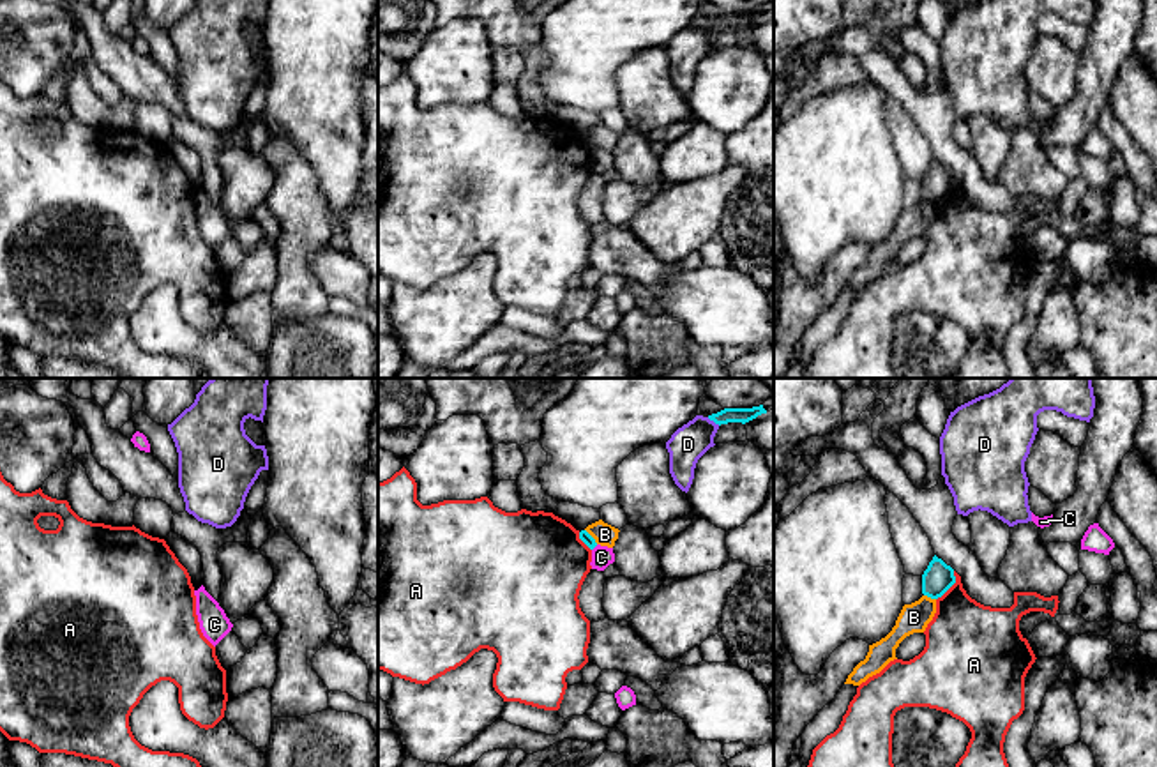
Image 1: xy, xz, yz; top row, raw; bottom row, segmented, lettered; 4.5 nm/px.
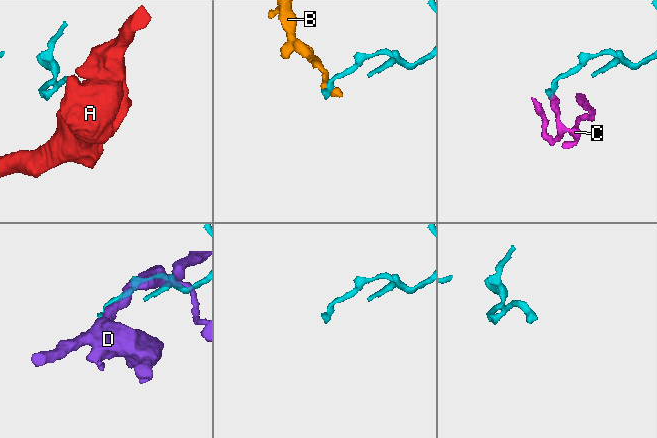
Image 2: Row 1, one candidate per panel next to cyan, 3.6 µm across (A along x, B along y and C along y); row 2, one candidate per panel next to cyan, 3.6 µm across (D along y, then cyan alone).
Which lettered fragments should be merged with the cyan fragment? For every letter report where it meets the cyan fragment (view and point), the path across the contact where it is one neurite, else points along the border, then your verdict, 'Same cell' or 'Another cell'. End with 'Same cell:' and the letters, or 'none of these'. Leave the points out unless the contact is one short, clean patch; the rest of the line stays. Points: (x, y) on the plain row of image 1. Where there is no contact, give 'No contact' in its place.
A: Touches cyan at yz (951, 189). Another cell
B: Touches cyan at xz (590, 140). Another cell
C: Touches cyan at xz (594, 151). Boundary: xz (597, 149), (592, 154). Another cell
D: Touches cyan at xz (714, 25). Another cell
Same cell: none of these

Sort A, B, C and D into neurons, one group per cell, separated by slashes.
A / B / C / D

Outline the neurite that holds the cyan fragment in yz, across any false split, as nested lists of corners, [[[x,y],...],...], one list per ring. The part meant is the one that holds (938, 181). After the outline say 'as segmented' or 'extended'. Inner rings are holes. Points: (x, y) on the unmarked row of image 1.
[[[936,159],[922,178],[922,198],[938,203],[956,187],[954,173]]] | as segmented

